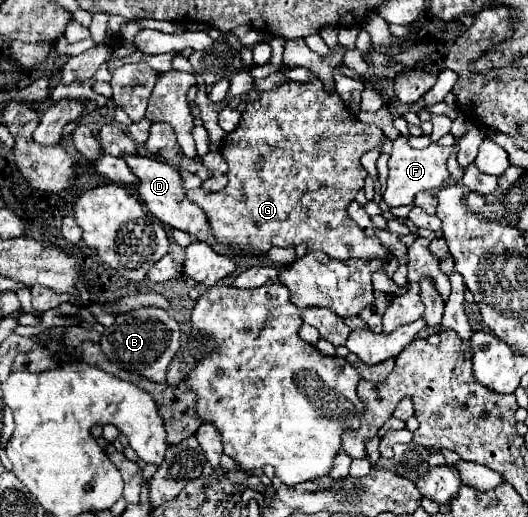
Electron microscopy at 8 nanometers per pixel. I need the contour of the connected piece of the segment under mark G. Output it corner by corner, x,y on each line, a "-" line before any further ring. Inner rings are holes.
313,74
307,84
287,82
275,90
261,92
261,98
255,100
255,108
247,104
241,124
225,136
225,146
221,150
229,166
227,188
215,194
196,188
187,191
186,196
203,208
215,242
229,246
241,256
263,256
273,246
297,248
301,244
305,244
307,250
319,250
337,260
347,260
349,256
387,256
389,250
381,246
377,238
367,238
347,214
347,206
355,200
357,190
363,188
363,180
367,178
359,158
367,150
373,150
381,138
383,132
377,126
361,124
339,94
327,94

